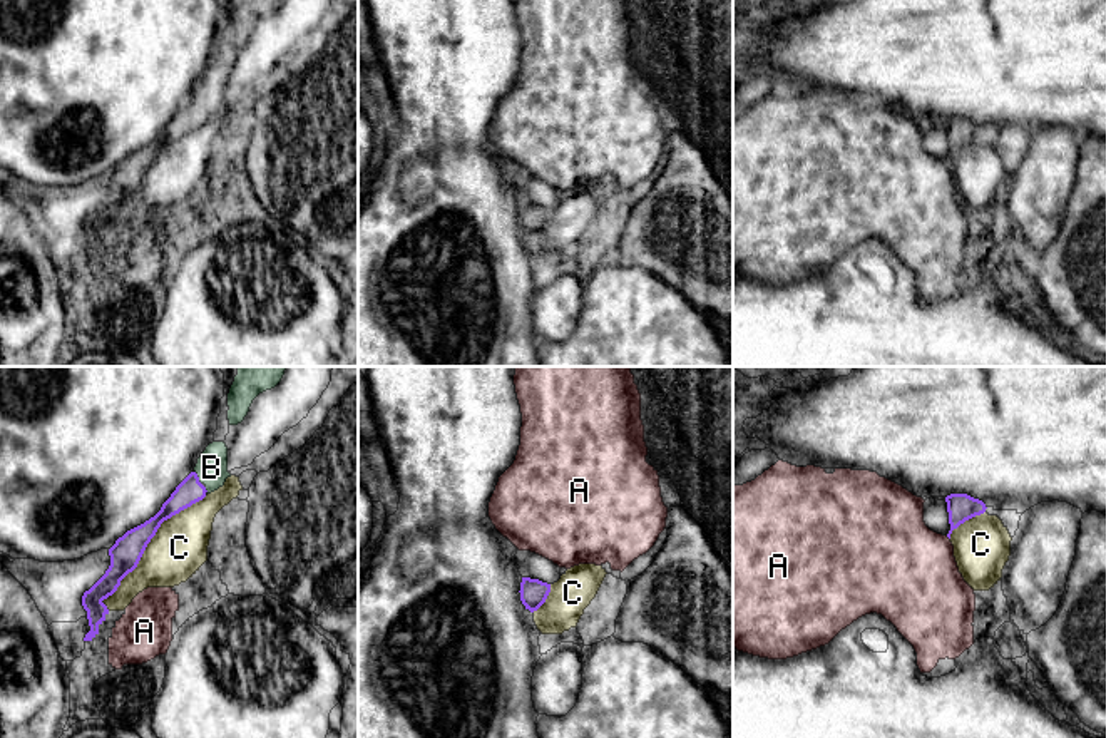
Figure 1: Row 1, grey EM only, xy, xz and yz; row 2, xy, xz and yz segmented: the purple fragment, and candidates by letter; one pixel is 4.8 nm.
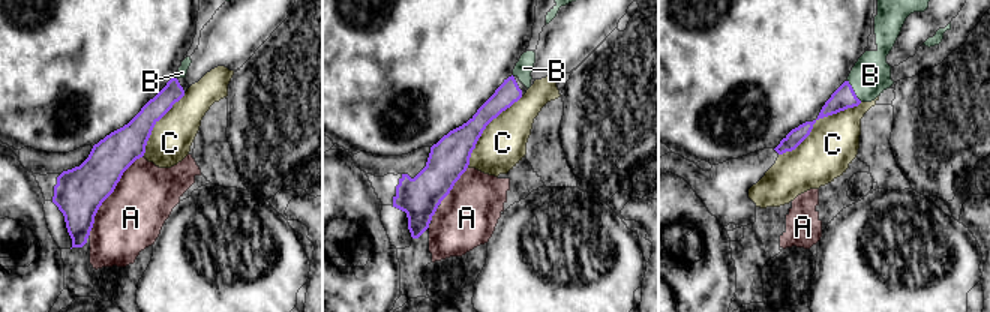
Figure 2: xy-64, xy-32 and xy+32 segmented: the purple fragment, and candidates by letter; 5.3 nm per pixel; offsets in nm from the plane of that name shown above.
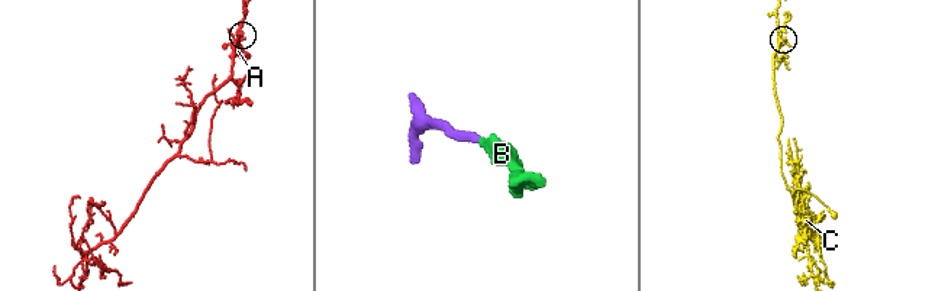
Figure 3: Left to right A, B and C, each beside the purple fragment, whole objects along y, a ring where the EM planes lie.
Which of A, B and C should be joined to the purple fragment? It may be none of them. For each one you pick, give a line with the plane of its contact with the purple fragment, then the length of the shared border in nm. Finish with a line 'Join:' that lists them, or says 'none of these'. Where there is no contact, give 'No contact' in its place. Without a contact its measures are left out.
B: Touches purple in xy. Shared border 80 nm
Join: B

